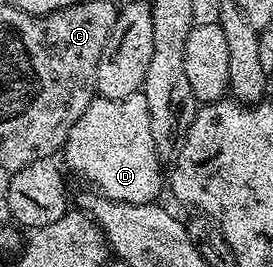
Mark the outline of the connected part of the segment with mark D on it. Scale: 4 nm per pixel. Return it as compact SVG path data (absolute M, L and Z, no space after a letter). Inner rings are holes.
M141 91L122 99L94 97L83 109L83 117L71 125L64 155L64 166L86 179L105 199L143 205L154 202L161 187L163 191L163 160L151 137L151 113L147 113L147 97Z

